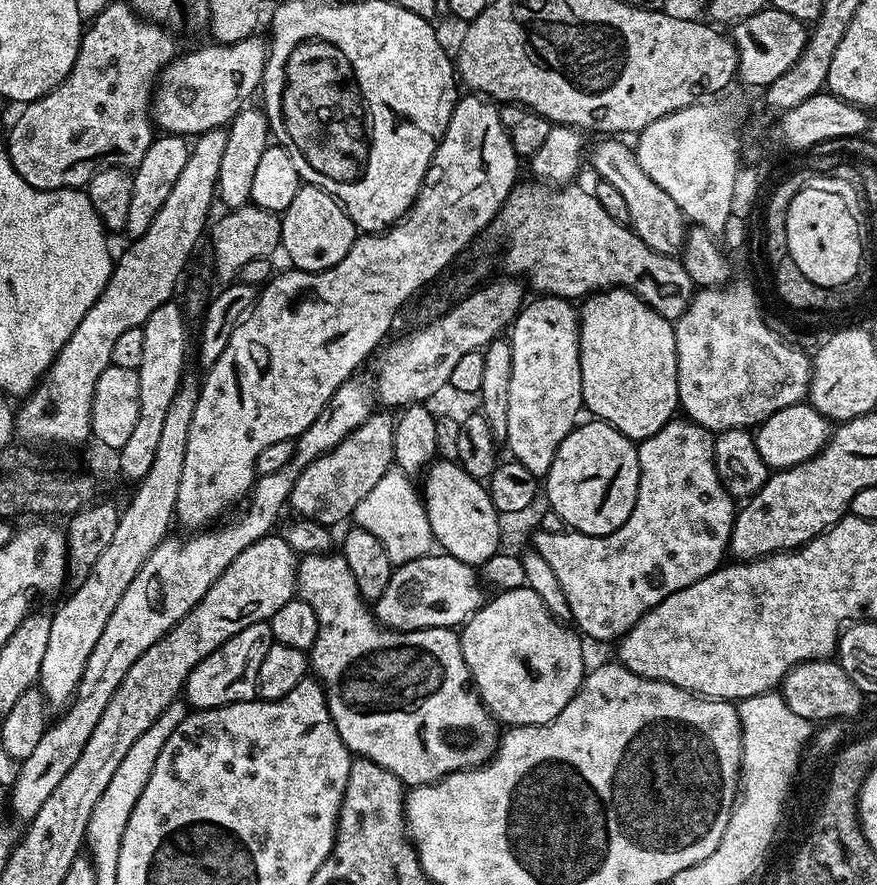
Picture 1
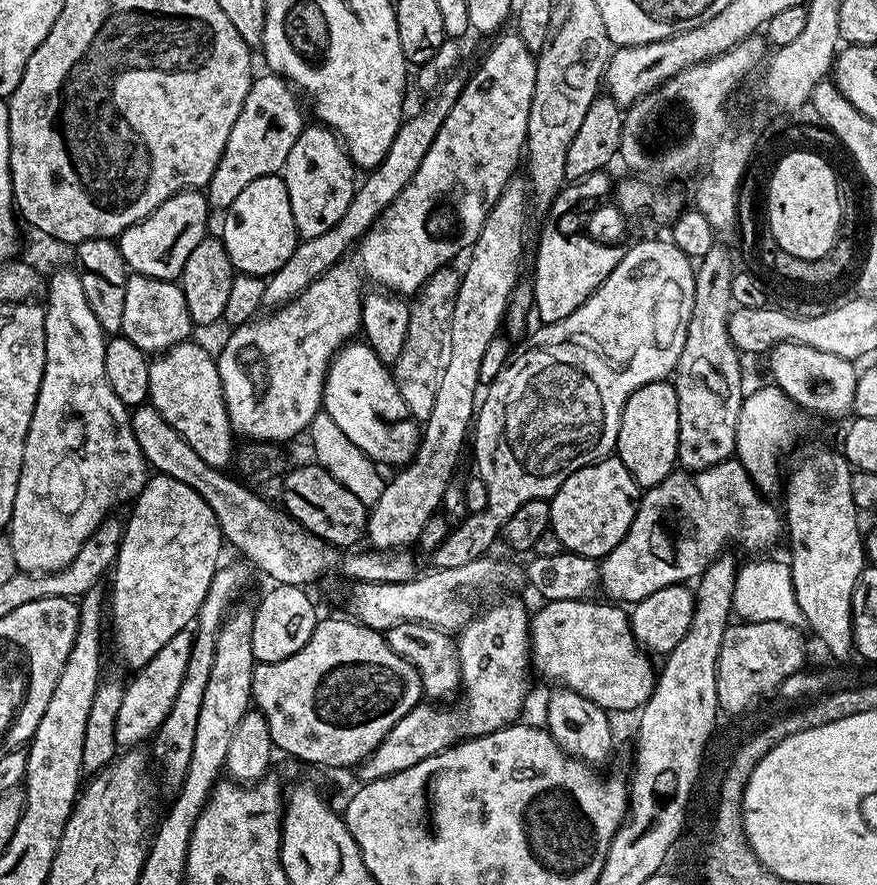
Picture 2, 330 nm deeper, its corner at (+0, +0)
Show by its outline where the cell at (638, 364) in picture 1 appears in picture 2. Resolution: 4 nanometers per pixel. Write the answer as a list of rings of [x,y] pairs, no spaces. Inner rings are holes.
[[[668,380],[650,382],[630,394],[622,410],[614,452],[641,489],[650,489],[670,475],[678,464],[678,394],[675,383]]]

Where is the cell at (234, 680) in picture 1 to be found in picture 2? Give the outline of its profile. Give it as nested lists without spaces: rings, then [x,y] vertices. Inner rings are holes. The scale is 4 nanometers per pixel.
[[[188,630],[174,634],[174,638],[170,638],[170,642],[166,642],[166,646],[162,646],[162,650],[158,650],[158,654],[154,654],[154,658],[150,658],[150,662],[146,662],[146,666],[133,675],[136,677],[127,681],[116,723],[116,742],[121,749],[132,750],[140,746],[143,740],[151,741],[170,714],[184,681],[192,653],[192,637],[193,633]]]

